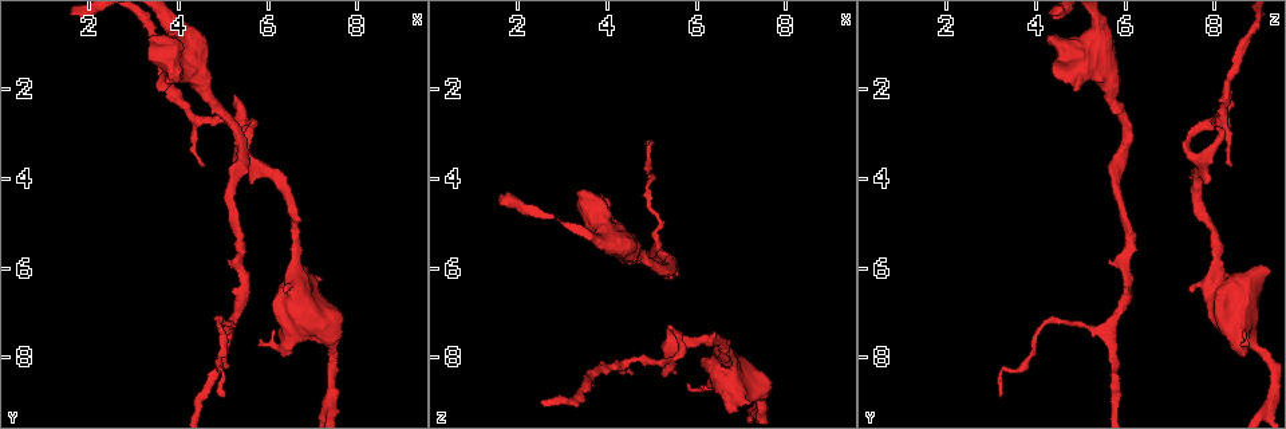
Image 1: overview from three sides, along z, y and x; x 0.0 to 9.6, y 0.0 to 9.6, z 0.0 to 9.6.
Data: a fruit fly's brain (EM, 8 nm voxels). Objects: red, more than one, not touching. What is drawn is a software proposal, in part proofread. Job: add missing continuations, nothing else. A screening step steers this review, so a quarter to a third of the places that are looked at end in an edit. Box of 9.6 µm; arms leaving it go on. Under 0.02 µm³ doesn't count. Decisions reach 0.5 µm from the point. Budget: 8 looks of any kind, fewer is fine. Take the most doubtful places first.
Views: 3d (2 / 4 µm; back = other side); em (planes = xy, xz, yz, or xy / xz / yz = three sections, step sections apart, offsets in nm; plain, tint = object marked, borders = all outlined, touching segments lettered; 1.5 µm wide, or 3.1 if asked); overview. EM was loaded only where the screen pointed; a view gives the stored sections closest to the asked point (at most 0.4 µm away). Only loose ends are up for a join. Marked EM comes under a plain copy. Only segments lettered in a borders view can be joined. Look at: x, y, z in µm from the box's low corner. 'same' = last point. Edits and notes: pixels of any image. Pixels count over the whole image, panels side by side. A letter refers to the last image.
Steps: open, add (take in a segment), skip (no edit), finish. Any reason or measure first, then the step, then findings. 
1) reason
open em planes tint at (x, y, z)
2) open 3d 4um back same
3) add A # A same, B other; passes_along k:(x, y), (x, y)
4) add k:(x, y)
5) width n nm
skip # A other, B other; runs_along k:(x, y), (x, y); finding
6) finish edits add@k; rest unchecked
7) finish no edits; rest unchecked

open 3d 4um at (5.20, 2.15, 8.30)

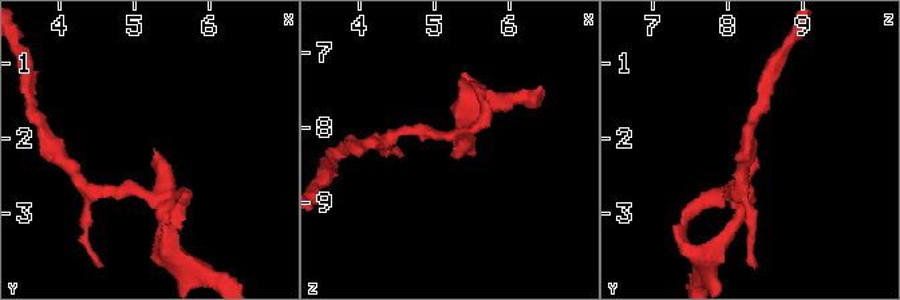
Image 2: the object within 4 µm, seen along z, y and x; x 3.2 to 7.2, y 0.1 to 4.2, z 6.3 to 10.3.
open em planes borders at (5.25, 2.15, 8.25)

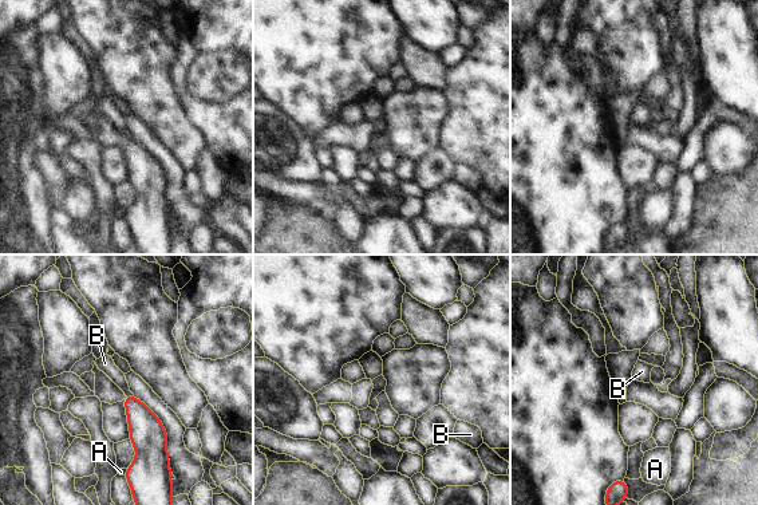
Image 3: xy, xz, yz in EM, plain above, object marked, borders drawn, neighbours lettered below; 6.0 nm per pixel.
width 130 nm; longest_contact B 60 nm
skip # A other, B other; no lettered segment goes on from it

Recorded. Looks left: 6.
stops while still wide
open 3d 4um at (3.45, 0.80, 4.20)

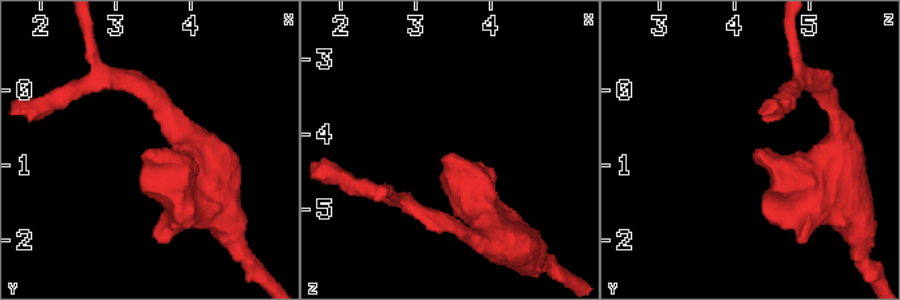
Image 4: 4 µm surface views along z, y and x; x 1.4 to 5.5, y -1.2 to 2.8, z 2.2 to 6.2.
need the tissue
open em planes borders at (3.45, 0.80, 4.20)

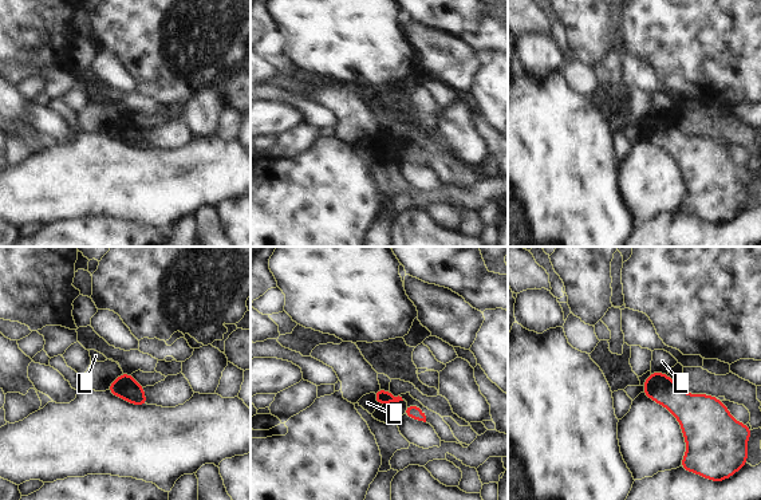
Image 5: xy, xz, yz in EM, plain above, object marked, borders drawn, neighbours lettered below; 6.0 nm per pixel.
skip # L other; border 5:(373, 393), (373, 398), (382, 404); none of them fits

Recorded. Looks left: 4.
open 3d 4um at (4.55, 3.70, 8.35)

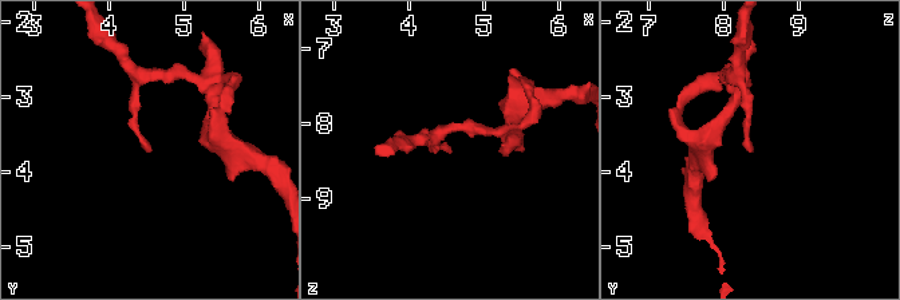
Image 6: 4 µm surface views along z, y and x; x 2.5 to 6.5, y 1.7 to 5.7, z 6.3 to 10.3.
open em xz step 8 borders at (4.60, 3.70, 8.35)

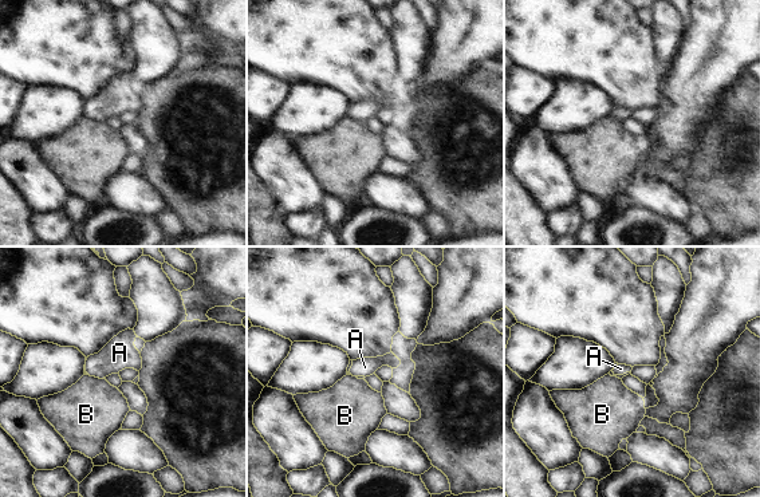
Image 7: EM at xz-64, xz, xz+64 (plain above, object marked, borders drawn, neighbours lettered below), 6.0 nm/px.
another direction
open em planes borders same

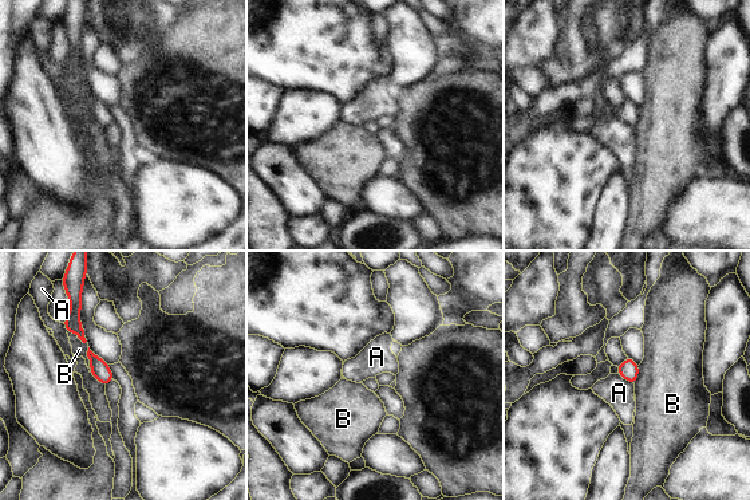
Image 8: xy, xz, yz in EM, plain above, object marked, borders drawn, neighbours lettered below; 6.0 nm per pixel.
skip # A other, B other; border 8:(67, 330), (86, 342); none of them fits

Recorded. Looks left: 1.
finish no edits; rest unchecked

